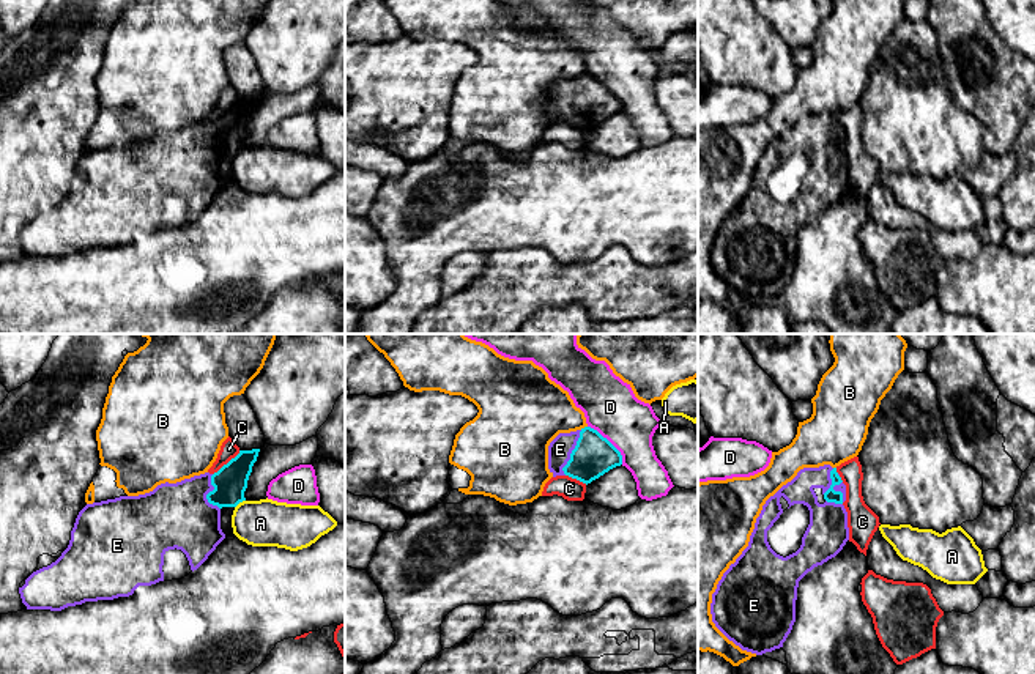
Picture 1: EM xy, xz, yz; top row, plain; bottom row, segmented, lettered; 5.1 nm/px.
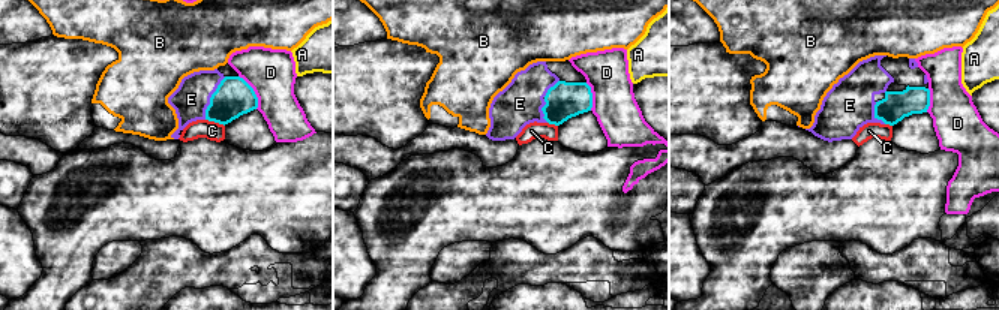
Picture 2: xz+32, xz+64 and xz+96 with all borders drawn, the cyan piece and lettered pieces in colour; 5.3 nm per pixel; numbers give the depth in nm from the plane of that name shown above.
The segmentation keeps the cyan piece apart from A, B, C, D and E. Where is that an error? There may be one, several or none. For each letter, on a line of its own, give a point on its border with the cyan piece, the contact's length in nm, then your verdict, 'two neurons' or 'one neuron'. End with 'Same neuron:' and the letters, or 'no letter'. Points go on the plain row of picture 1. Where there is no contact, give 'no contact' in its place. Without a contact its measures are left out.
A: xy (240, 148) | 70 nm | two neurons
B: xz (585, 74) | 40 nm | two neurons
C: xy (227, 111) | 190 nm | two neurons
D: xz (610, 90) | 260 nm | two neurons
E: yz (832, 136) | 200 nm | one neuron
Same neuron: E

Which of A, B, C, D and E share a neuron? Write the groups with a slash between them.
A / B / C / D / E

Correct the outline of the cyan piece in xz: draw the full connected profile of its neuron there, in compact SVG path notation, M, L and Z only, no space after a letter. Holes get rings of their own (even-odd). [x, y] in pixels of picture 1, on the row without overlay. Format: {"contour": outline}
{"contour": "M591 74L559 80L548 93L548 117L553 124L569 123L588 132L621 112L621 99Z"}

